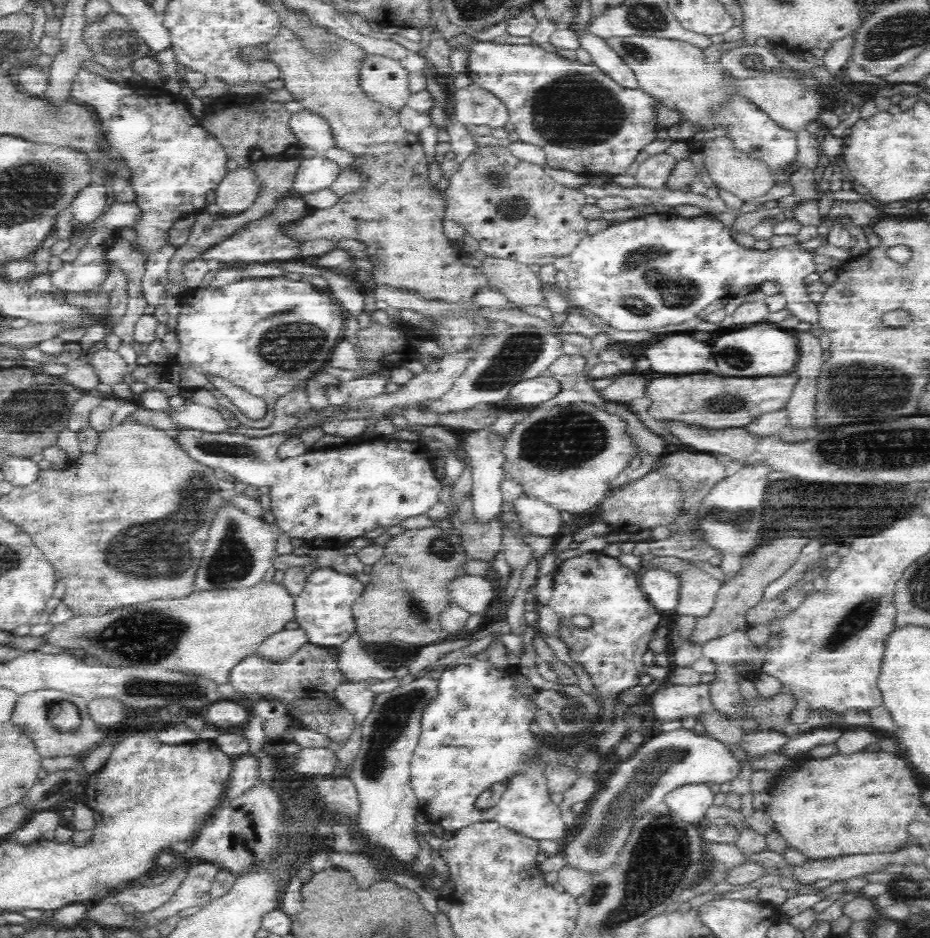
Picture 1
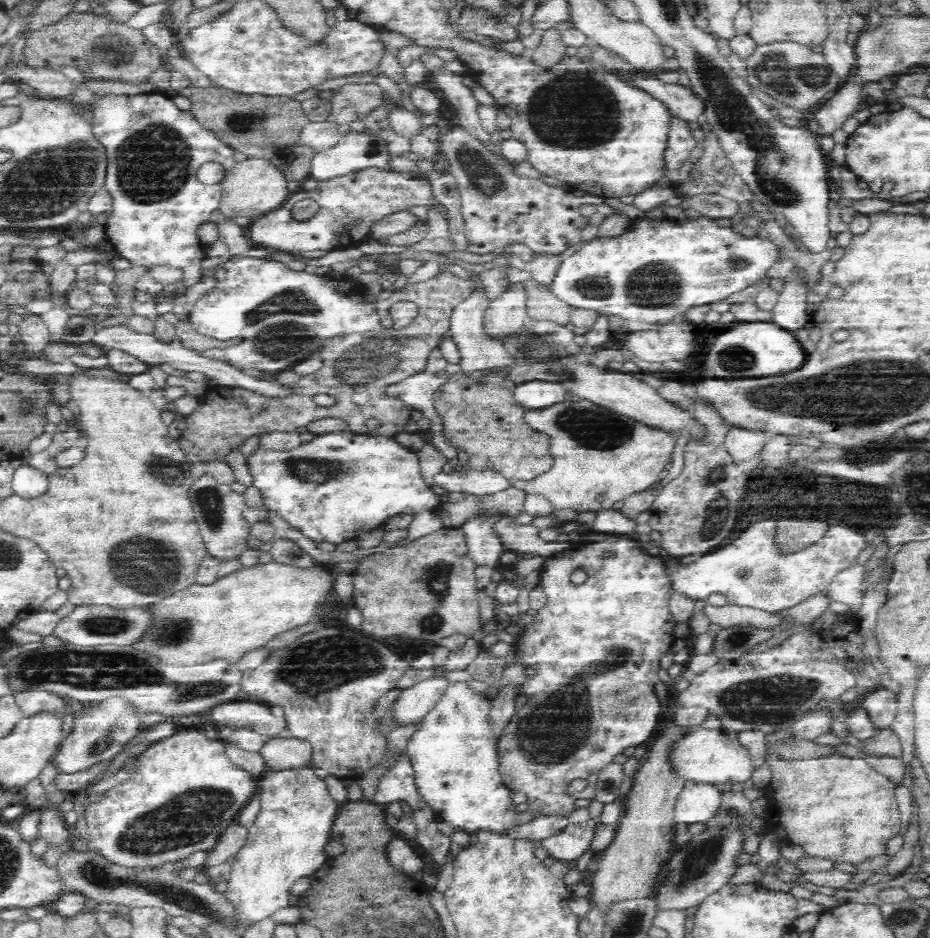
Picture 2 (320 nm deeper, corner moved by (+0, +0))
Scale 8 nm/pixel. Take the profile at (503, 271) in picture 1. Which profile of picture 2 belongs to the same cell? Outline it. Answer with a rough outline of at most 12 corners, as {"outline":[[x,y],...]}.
{"outline":[[521,282],[530,319],[569,324],[573,308],[550,286]]}

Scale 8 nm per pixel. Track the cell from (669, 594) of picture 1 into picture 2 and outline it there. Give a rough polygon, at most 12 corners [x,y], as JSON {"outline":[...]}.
{"outline":[[776,522],[666,567],[692,601],[780,612],[816,594],[870,546],[830,526],[778,556]]}

